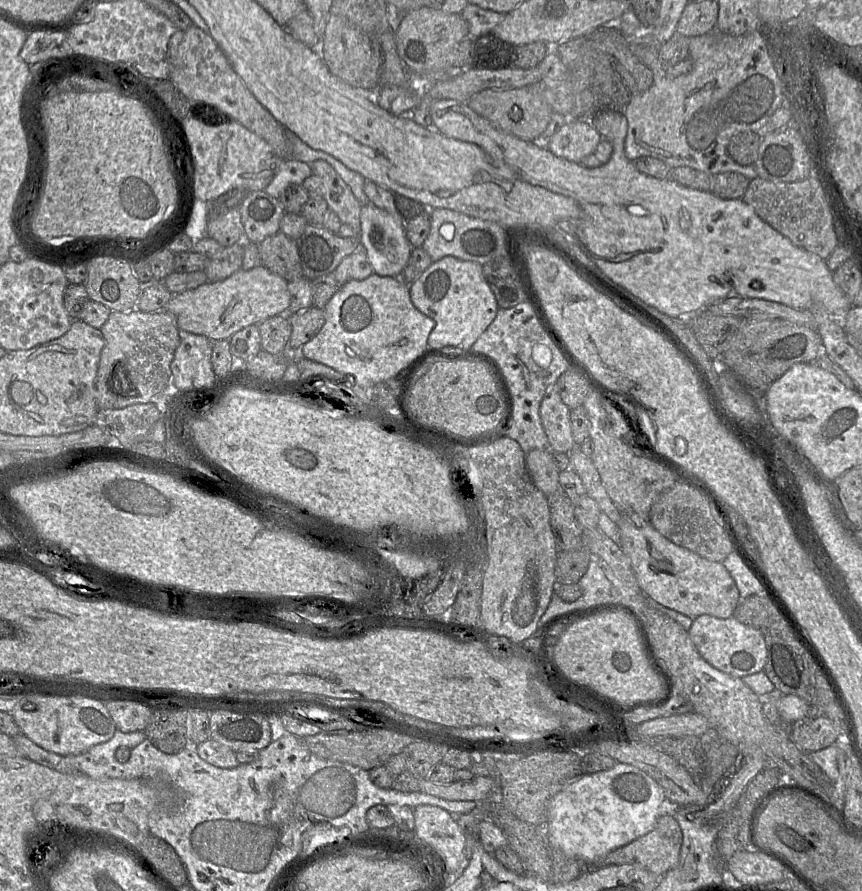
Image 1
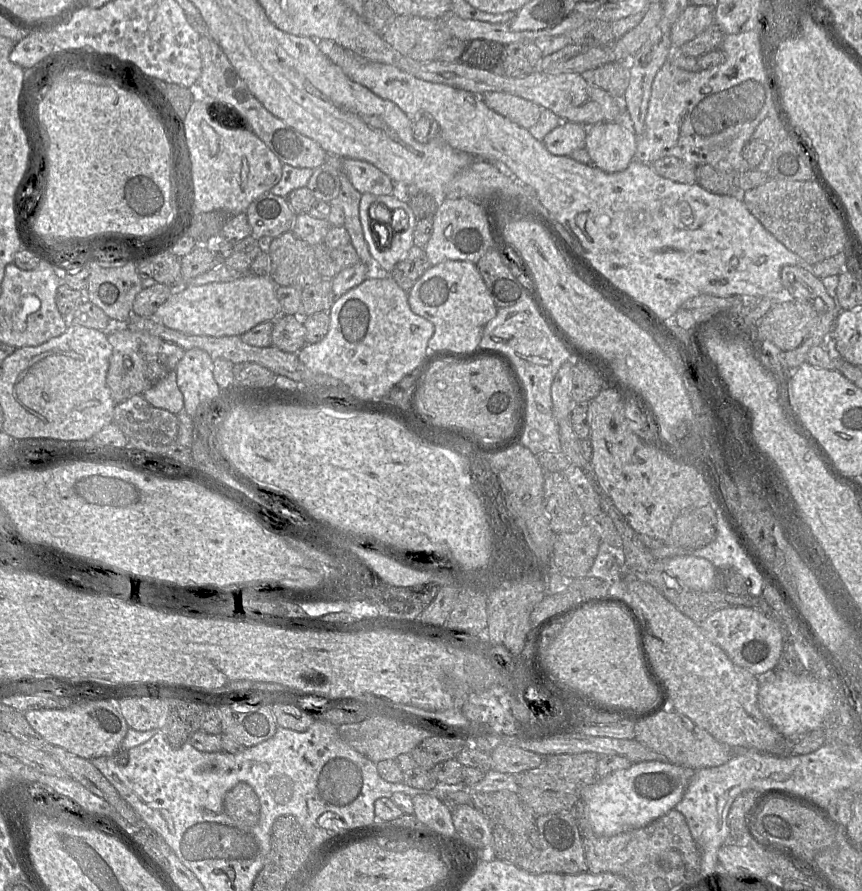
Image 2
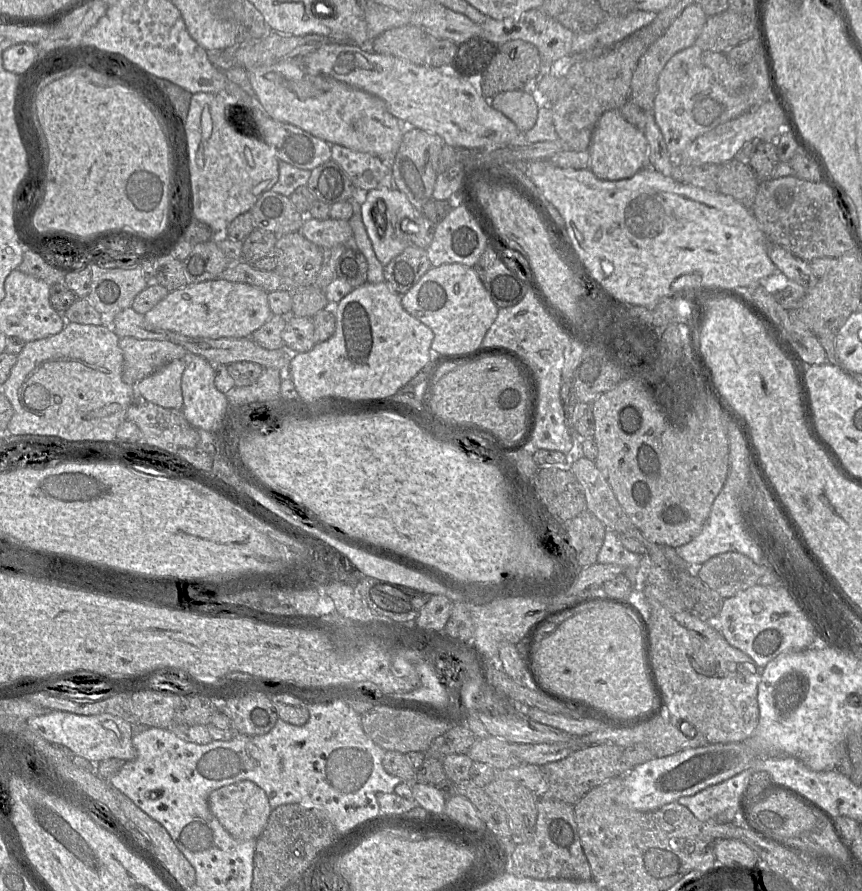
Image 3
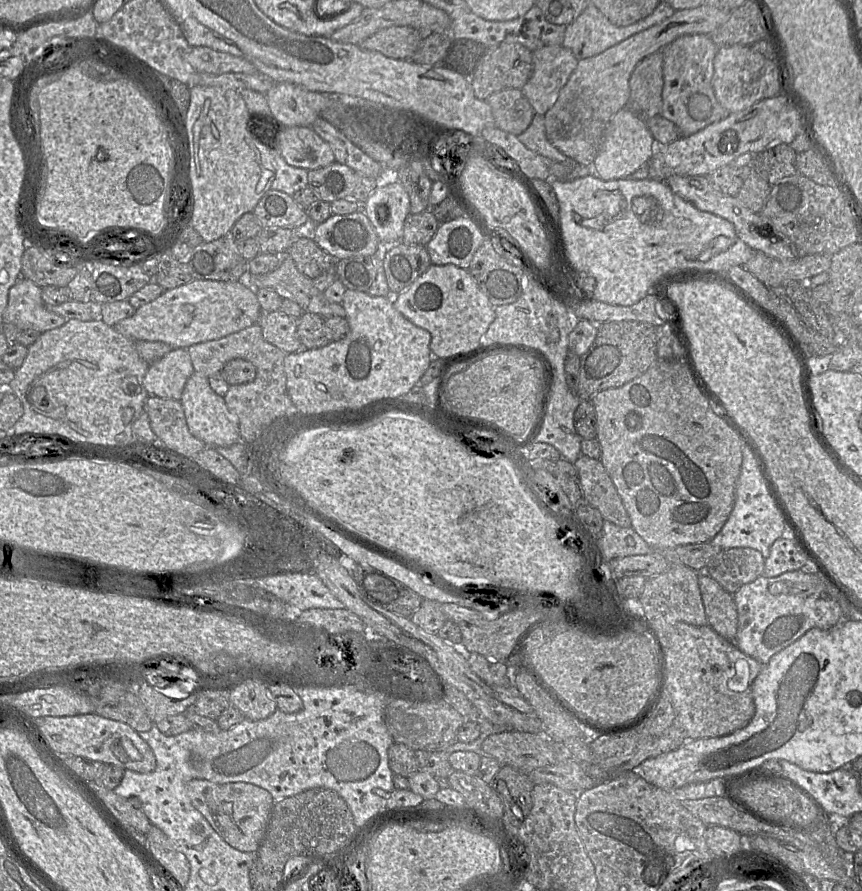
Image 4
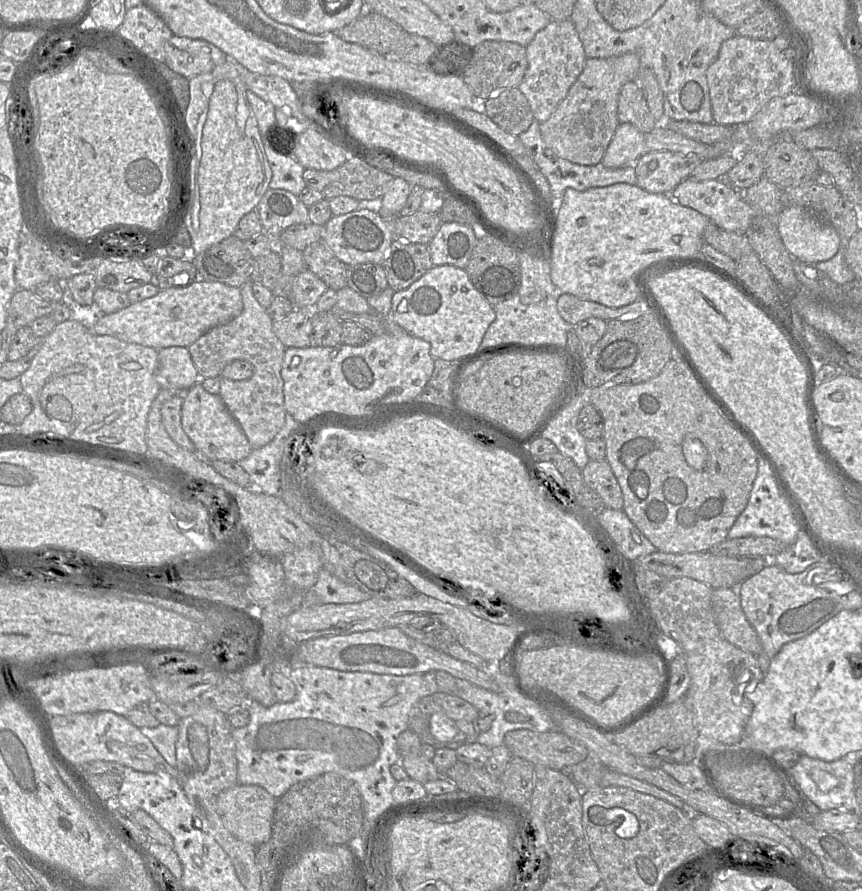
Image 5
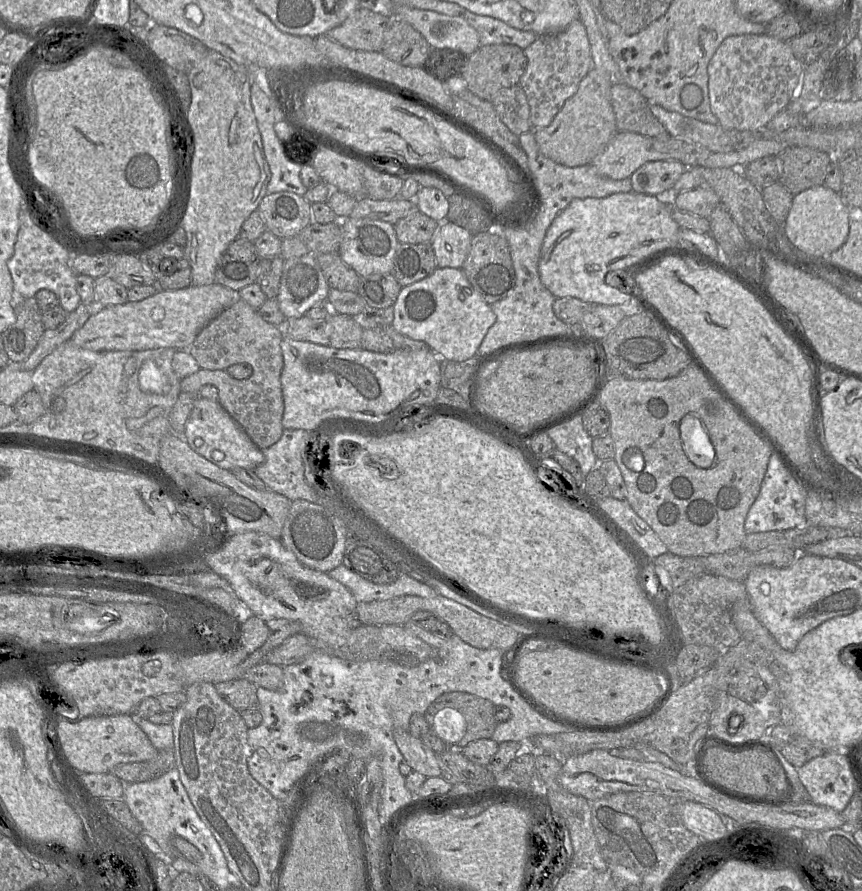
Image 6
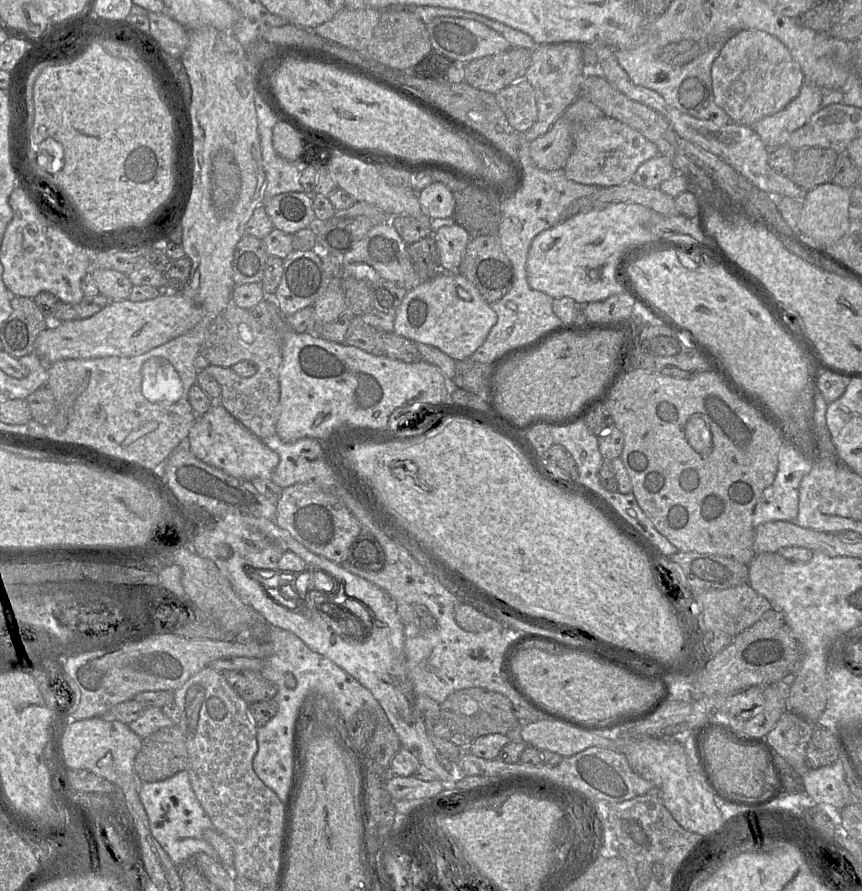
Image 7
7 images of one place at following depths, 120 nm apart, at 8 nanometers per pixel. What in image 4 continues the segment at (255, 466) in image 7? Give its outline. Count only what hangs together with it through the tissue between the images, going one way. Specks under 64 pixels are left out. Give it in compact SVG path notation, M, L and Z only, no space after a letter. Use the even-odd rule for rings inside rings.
M194 373L187 380L180 399L190 433L205 443L206 447L229 447L240 440L239 422L231 413L224 397L217 395L209 385L209 377Z

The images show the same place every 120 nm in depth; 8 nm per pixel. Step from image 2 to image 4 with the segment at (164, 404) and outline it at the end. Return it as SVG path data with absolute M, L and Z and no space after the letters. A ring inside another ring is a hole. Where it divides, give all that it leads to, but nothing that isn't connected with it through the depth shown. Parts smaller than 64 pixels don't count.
M174 348L149 365L143 382L149 396L180 401L187 380L194 373L188 350Z

